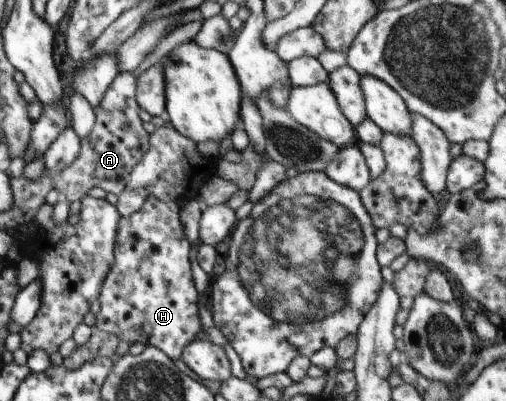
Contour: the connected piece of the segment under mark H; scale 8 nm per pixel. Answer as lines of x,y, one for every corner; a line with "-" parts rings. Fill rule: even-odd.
149,196
139,211
129,217
120,217
114,262
100,291
101,309
95,320
95,329
116,335
129,344
140,341
146,346
155,346
174,361
181,359
185,346
195,340
195,335
202,329
197,306
200,295
193,282
189,261
190,244
179,216
179,207
175,201
164,202

